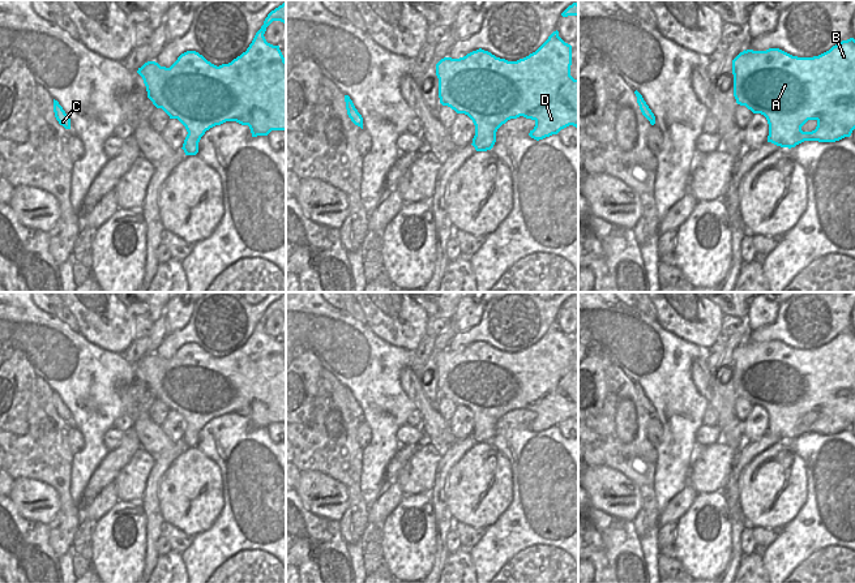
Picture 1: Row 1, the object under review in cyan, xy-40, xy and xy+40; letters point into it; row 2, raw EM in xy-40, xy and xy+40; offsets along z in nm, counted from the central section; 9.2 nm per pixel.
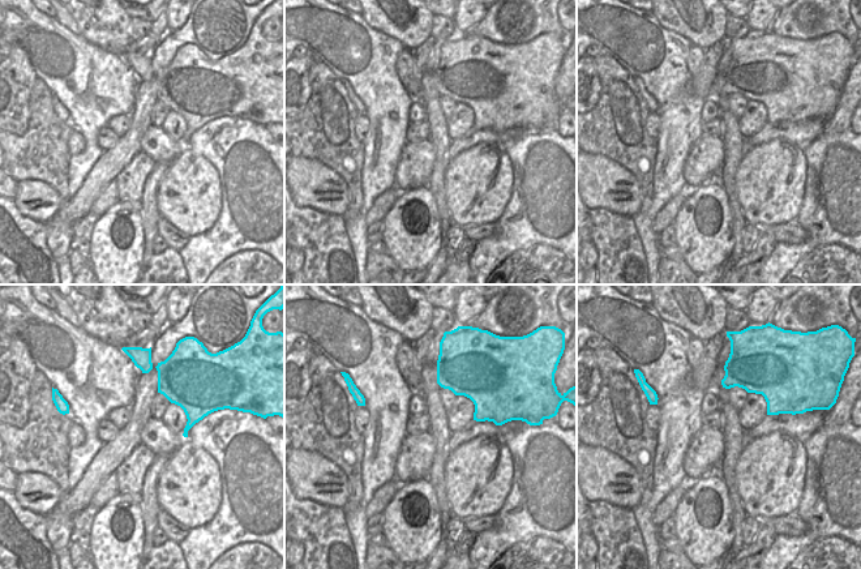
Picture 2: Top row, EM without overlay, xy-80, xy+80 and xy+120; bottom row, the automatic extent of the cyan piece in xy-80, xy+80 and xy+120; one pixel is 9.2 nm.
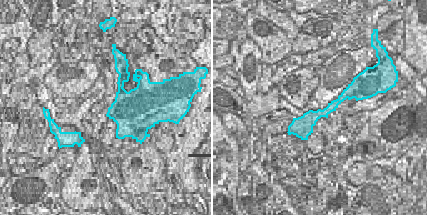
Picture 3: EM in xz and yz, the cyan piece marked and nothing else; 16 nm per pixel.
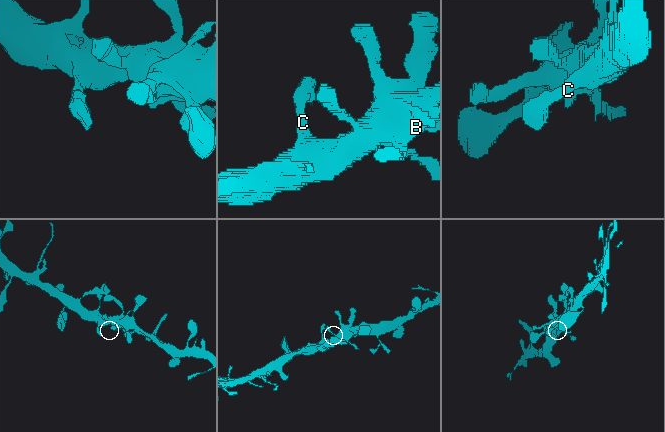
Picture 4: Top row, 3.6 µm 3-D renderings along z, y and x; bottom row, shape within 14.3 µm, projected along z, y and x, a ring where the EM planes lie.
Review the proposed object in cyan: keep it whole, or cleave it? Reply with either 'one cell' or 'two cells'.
one cell

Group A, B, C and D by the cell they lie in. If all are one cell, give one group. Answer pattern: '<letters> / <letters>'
A B C D

